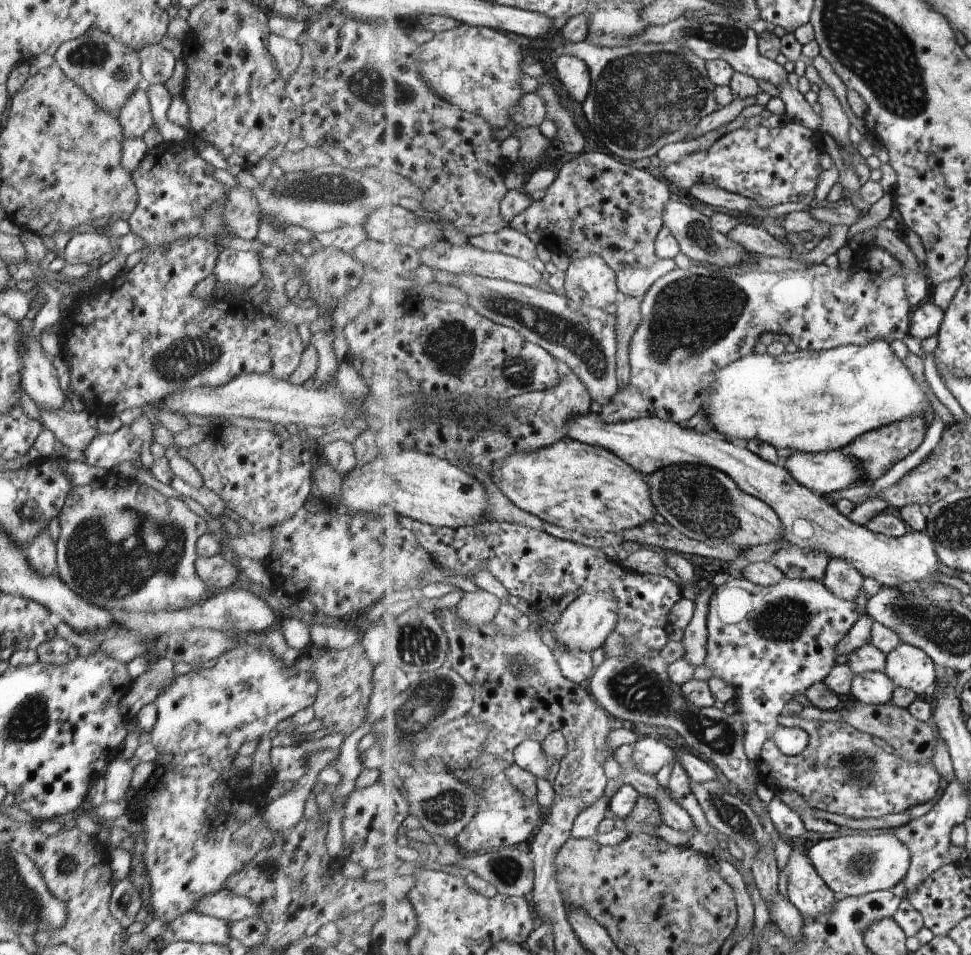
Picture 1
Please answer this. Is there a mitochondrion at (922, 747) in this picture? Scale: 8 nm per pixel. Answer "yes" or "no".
no

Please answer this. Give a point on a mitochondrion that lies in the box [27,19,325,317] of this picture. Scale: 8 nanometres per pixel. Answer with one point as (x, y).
(93, 55)

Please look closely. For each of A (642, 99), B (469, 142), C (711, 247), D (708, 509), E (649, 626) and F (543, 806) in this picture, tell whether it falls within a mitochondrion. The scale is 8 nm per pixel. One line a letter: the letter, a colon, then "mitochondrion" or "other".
A: mitochondrion
B: other
C: mitochondrion
D: mitochondrion
E: other
F: other

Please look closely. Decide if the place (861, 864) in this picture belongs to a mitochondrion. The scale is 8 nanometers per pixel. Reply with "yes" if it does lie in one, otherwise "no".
yes

